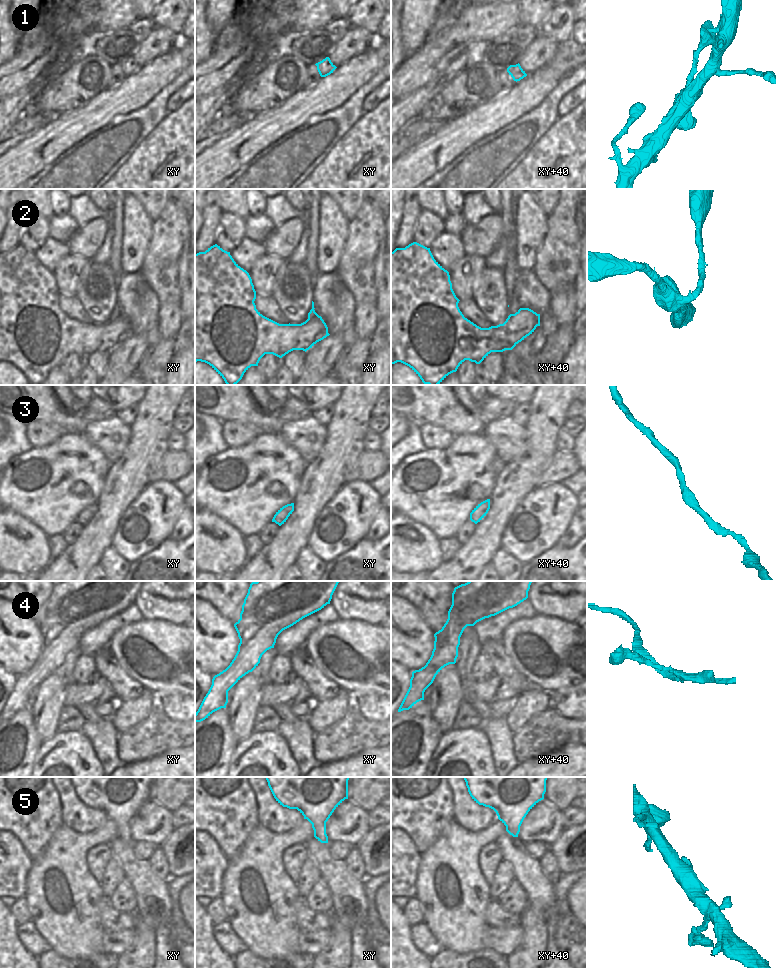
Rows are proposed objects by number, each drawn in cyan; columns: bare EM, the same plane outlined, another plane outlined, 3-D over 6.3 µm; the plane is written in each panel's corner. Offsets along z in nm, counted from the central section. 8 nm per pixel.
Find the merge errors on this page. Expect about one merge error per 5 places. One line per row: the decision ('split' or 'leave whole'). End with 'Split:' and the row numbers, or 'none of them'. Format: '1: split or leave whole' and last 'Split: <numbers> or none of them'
1: leave whole
2: leave whole
3: leave whole
4: leave whole
5: leave whole
Split: none of them

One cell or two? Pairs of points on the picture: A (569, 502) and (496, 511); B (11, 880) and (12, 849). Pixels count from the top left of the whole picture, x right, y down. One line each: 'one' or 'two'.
A: two
B: one

